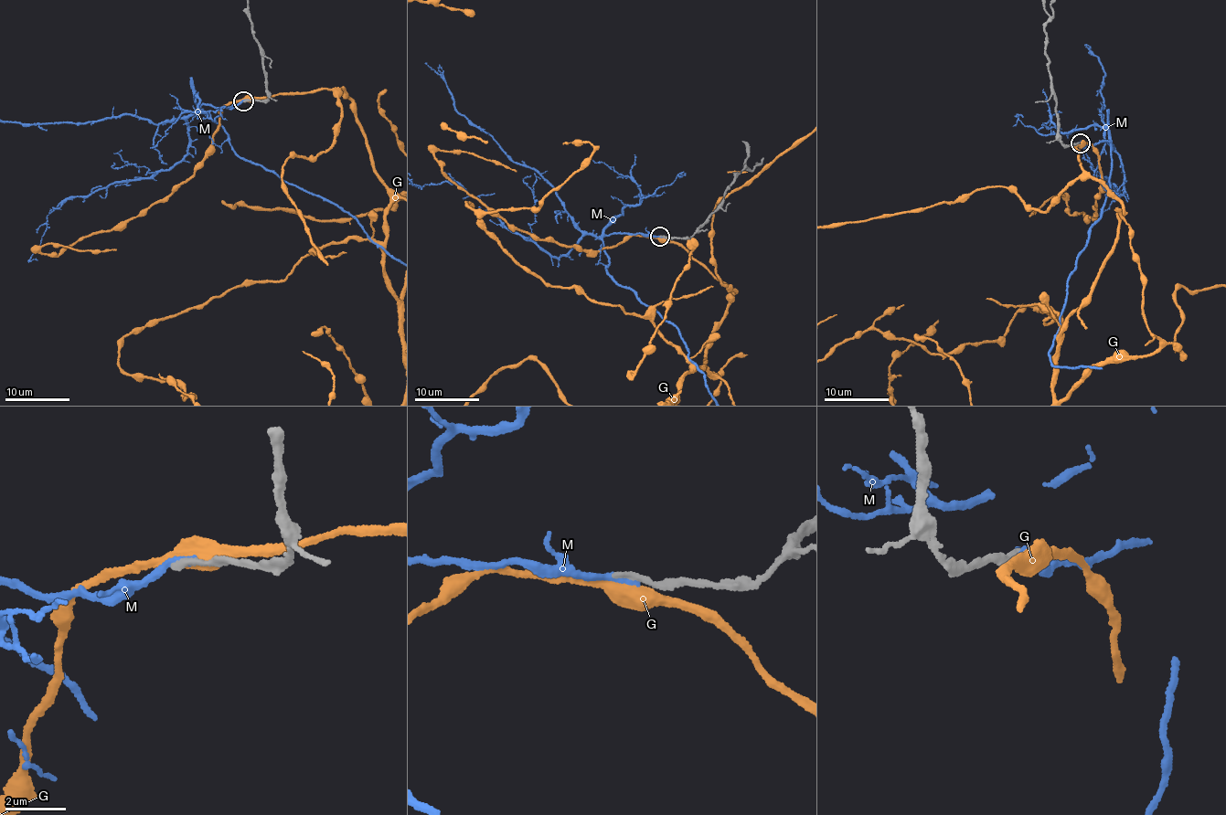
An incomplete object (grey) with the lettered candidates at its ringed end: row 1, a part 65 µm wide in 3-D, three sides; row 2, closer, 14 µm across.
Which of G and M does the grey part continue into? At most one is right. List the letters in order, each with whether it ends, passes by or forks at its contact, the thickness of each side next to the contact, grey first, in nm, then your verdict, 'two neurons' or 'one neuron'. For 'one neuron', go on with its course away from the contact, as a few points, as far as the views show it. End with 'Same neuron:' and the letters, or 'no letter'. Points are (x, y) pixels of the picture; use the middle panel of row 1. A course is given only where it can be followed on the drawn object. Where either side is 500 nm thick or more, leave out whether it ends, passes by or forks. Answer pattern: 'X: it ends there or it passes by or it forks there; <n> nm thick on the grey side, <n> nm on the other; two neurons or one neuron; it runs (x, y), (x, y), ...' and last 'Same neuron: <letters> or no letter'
G: 240 nm thick on the grey side, 650 nm on the other; two neurons
M: it ends there; 240 nm thick on the grey side, 240 nm on the other; two neurons
Same neuron: no letter

